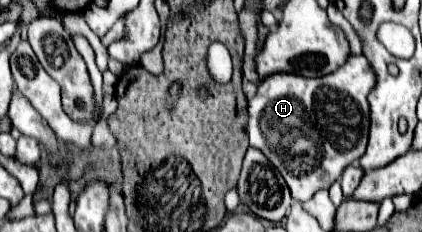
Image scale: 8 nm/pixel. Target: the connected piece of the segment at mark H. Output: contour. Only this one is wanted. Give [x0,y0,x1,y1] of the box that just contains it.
[248,55,374,203]

